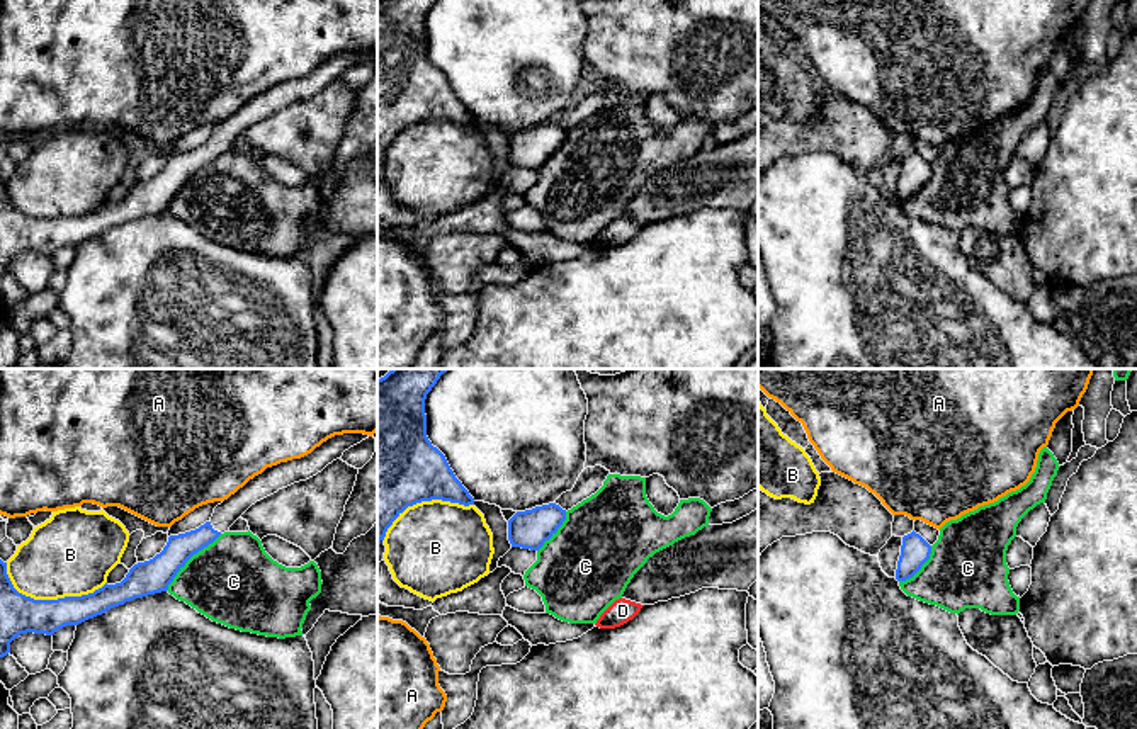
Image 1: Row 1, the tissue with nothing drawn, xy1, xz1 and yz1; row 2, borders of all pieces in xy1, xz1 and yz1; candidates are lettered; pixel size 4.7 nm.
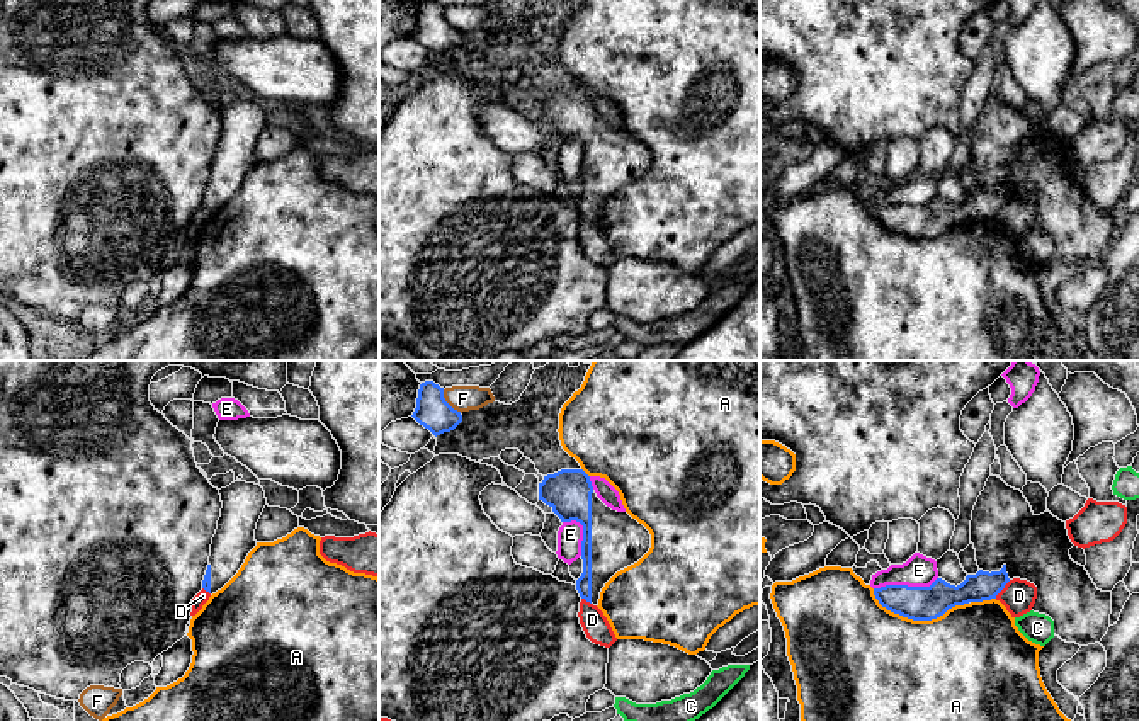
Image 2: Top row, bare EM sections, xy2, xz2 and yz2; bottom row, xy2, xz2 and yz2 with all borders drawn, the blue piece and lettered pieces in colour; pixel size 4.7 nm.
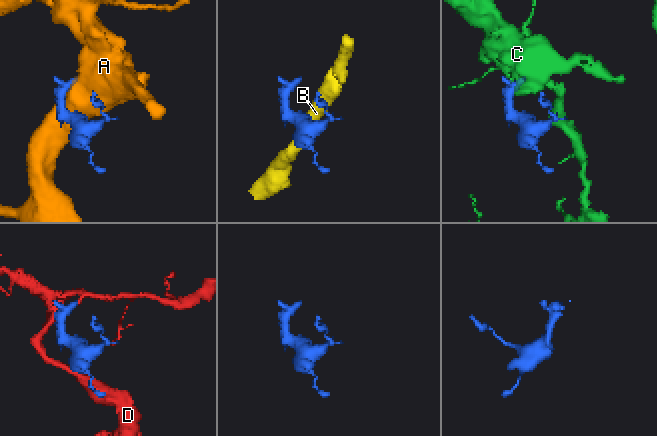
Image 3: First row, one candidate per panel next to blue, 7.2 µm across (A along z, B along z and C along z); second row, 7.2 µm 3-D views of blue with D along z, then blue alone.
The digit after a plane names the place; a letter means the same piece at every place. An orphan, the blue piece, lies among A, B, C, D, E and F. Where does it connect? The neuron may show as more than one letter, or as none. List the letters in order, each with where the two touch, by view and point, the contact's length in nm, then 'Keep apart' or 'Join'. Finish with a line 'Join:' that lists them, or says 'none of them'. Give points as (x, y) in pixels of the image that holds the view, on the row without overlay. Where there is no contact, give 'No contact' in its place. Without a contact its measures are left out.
A: Touches blue at yz2 (917, 238). Shared border 460 nm. Keep apart
B: Touches blue at xy1 (48, 220). Shared border 480 nm. Keep apart
C: Touches blue at xy1 (189, 177). Shared border 380 nm. Keep apart
D: Touches blue at yz2 (1003, 206). Shared border 120 nm. Keep apart
E: Touches blue at yz2 (905, 204). Shared border 300 nm. Keep apart
F: Touches blue at xz2 (447, 22). Shared border 140 nm. Keep apart
Join: none of them

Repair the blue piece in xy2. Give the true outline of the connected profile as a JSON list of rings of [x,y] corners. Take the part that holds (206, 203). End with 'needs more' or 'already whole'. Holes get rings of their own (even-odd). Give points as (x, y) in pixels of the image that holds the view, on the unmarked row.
[[[235,100],[219,109],[223,128],[211,163],[202,207],[211,214],[221,209],[241,187],[257,165],[257,141],[267,124],[260,104]]] | needs more

